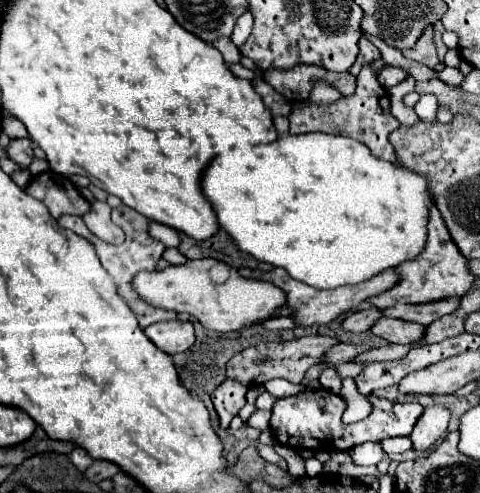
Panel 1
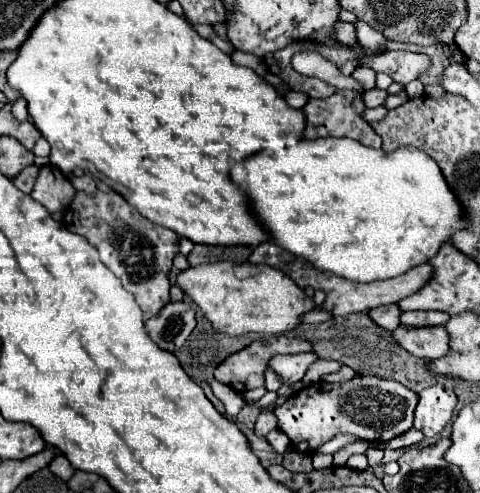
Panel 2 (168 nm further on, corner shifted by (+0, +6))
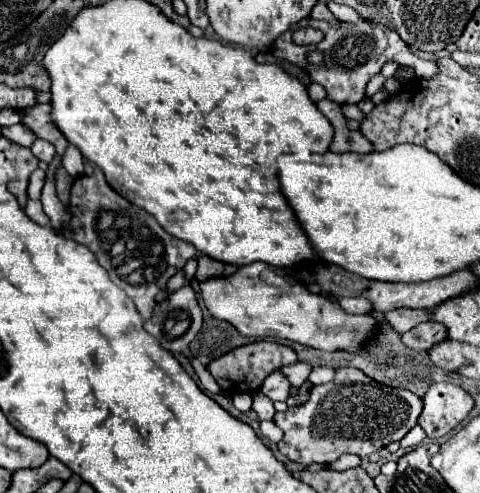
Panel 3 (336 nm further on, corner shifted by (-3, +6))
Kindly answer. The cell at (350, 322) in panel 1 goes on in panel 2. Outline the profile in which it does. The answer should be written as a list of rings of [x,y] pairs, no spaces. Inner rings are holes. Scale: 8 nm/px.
[[[391,304],[391,306],[379,306],[379,308],[373,308],[369,312],[369,316],[375,320],[375,324],[379,324],[381,328],[393,332],[397,326],[399,326],[399,316],[401,316],[401,310],[397,304]]]

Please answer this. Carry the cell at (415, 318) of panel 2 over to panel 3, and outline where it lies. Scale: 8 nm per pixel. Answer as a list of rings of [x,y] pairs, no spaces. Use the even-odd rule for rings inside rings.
[[[422,322],[410,328],[410,332],[402,334],[402,342],[408,348],[416,348],[416,350],[428,350],[444,338],[446,338],[446,326],[438,322]]]

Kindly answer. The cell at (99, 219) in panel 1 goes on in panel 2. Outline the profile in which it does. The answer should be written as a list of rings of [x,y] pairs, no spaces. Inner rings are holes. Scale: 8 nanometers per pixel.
[[[69,176],[69,182],[73,184],[75,190],[85,190],[85,192],[95,192],[95,182],[91,176]]]

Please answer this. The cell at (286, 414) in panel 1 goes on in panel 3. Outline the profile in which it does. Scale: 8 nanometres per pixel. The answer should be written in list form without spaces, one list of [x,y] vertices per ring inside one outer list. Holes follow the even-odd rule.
[[[338,368],[334,382],[312,386],[310,398],[304,404],[276,412],[274,422],[284,432],[278,450],[302,466],[312,462],[332,464],[346,452],[368,456],[390,442],[402,440],[418,424],[420,412],[422,398],[410,390],[378,384],[358,368]]]

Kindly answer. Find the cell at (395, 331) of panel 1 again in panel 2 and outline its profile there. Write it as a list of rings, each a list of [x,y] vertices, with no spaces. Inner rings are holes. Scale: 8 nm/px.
[[[399,326],[395,332],[395,340],[411,352],[413,356],[425,358],[425,360],[439,360],[449,354],[449,334],[445,332],[445,326],[439,328],[413,328],[407,330]]]

